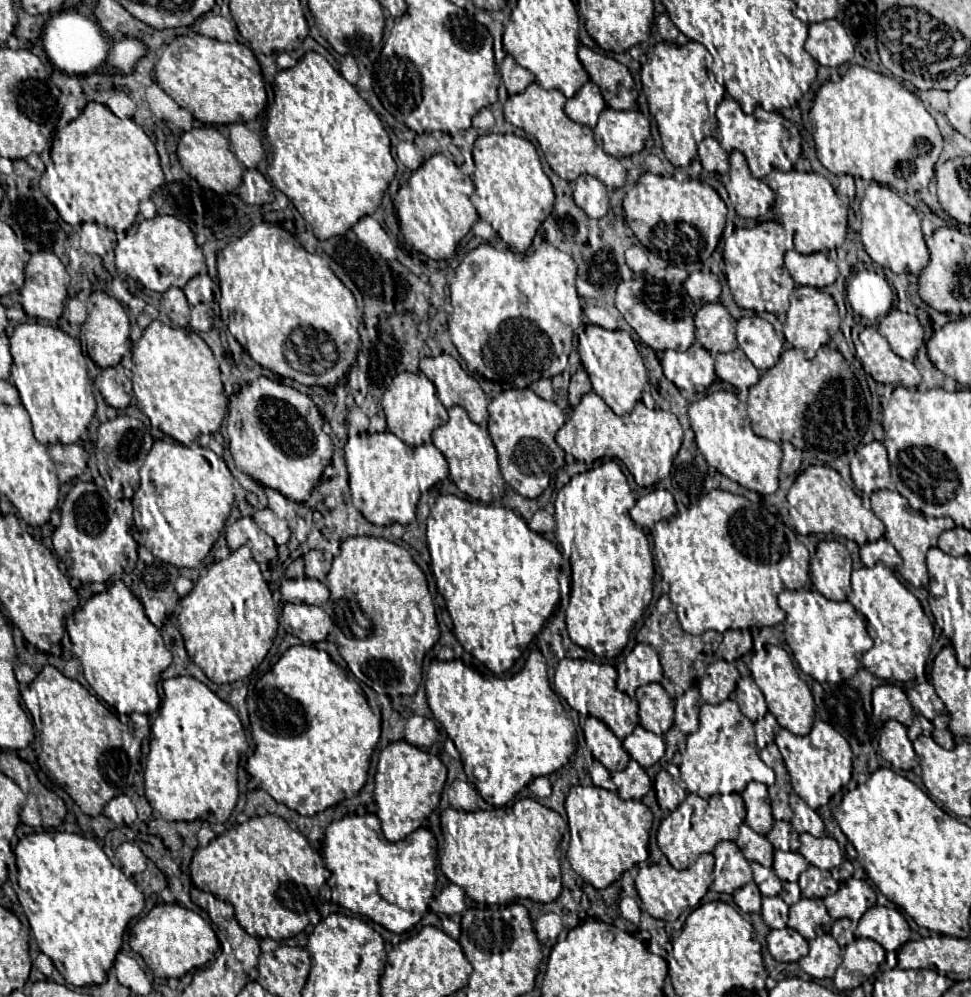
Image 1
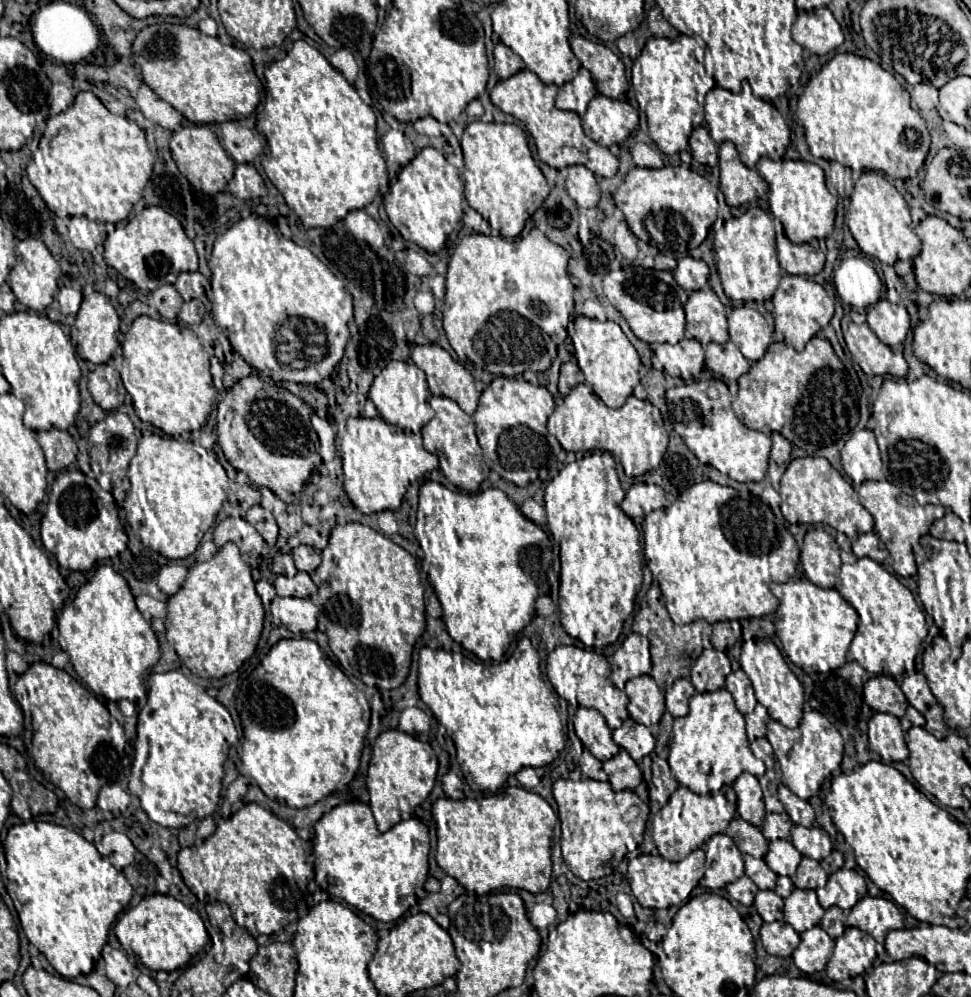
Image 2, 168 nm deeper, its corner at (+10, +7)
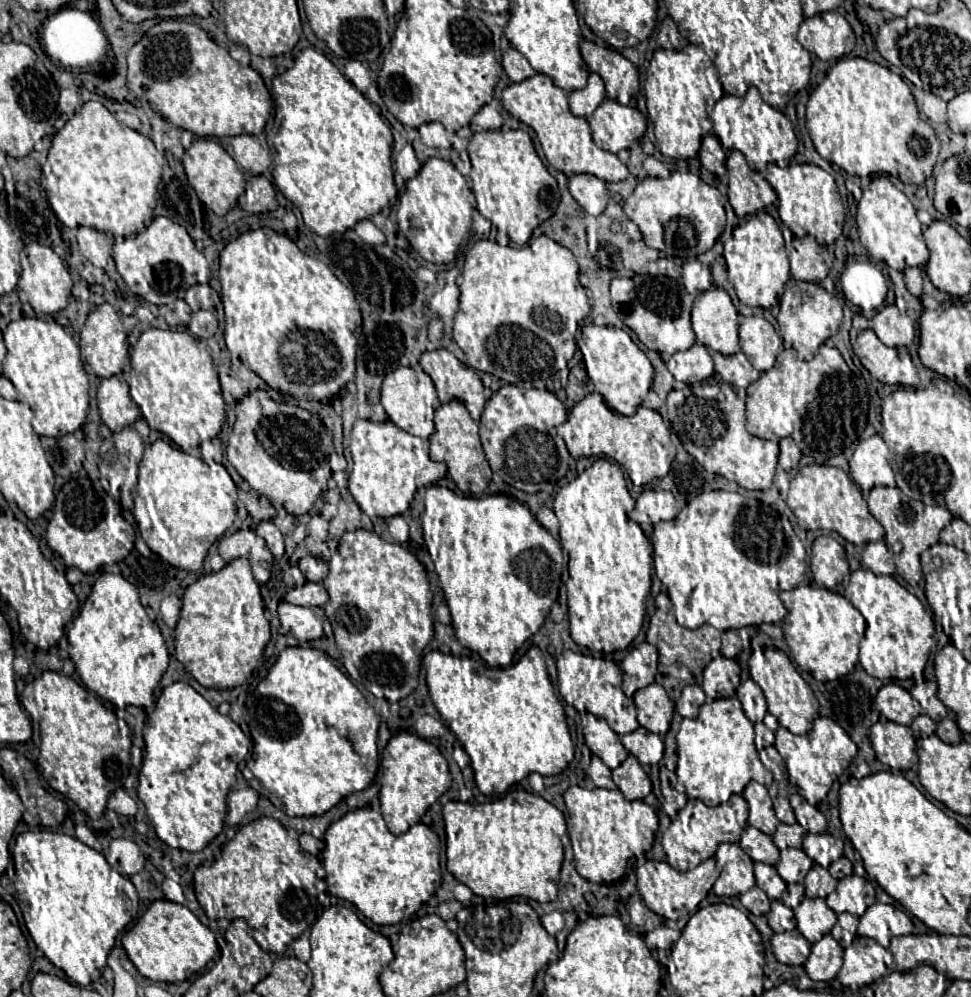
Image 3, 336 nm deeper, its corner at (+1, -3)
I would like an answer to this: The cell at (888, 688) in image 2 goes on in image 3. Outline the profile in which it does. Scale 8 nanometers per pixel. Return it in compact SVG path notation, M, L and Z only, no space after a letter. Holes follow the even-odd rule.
M885 684L877 692L877 696L875 696L875 708L887 720L903 724L903 726L911 726L911 722L915 720L915 716L921 714L919 702L915 702L911 698L911 694L907 690L903 690L901 686L897 686L897 684Z

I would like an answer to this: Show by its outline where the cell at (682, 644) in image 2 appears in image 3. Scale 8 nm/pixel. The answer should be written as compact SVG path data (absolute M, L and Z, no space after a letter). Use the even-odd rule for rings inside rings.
M655 612L650 617L650 624L647 630L647 642L659 650L659 670L655 682L665 688L671 700L681 698L681 690L689 684L701 684L703 668L709 664L721 647L721 632L715 630L711 624L703 624L699 630L683 628L675 622L673 612Z

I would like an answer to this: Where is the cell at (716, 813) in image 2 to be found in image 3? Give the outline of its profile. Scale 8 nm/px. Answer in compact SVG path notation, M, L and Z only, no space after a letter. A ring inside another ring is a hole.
M731 796L727 804L719 804L715 808L705 806L701 800L689 798L687 806L679 810L677 818L663 832L663 850L667 854L667 862L675 870L691 870L703 860L711 858L717 852L717 846L723 842L739 842L741 832L747 826L747 802L741 796Z

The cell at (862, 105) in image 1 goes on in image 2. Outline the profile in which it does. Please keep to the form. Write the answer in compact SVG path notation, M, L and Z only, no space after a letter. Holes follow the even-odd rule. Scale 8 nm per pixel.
M850 52L834 54L834 58L828 60L822 70L810 78L804 94L798 98L796 118L804 126L810 152L816 158L836 160L842 166L852 168L854 172L874 170L884 172L892 178L914 178L922 168L930 146L930 132L926 128L926 122L916 110L912 110L910 94L896 80L896 76L884 70L878 62Z

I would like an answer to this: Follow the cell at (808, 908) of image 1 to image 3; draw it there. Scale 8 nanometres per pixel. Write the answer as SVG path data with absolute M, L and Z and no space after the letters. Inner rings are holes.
M803 898L801 906L797 906L795 920L797 930L813 944L821 940L833 928L837 914L825 904L823 898Z

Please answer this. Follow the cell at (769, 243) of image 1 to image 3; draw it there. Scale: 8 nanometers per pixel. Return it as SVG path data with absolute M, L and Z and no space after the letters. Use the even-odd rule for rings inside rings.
M757 212L743 226L733 230L733 244L724 244L723 247L727 276L737 298L747 306L759 306L765 310L777 306L789 280L789 258L777 222L767 212Z

